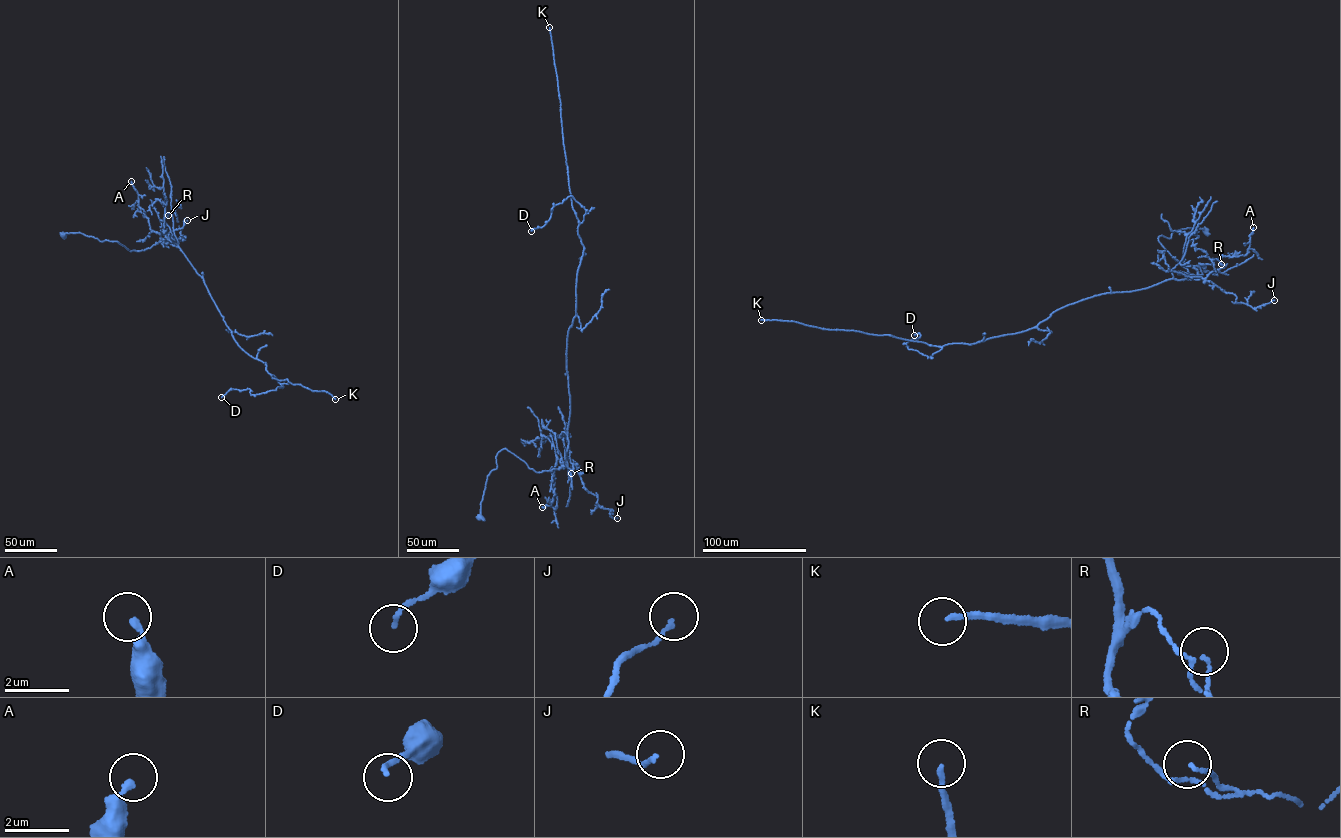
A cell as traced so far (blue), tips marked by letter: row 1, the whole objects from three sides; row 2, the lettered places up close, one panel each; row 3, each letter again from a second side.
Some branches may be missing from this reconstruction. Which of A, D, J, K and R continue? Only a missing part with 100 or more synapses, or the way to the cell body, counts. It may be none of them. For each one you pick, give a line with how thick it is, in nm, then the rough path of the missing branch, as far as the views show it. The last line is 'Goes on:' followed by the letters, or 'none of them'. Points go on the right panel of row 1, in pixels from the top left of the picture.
K: calibre 150 nm
Goes on: K

